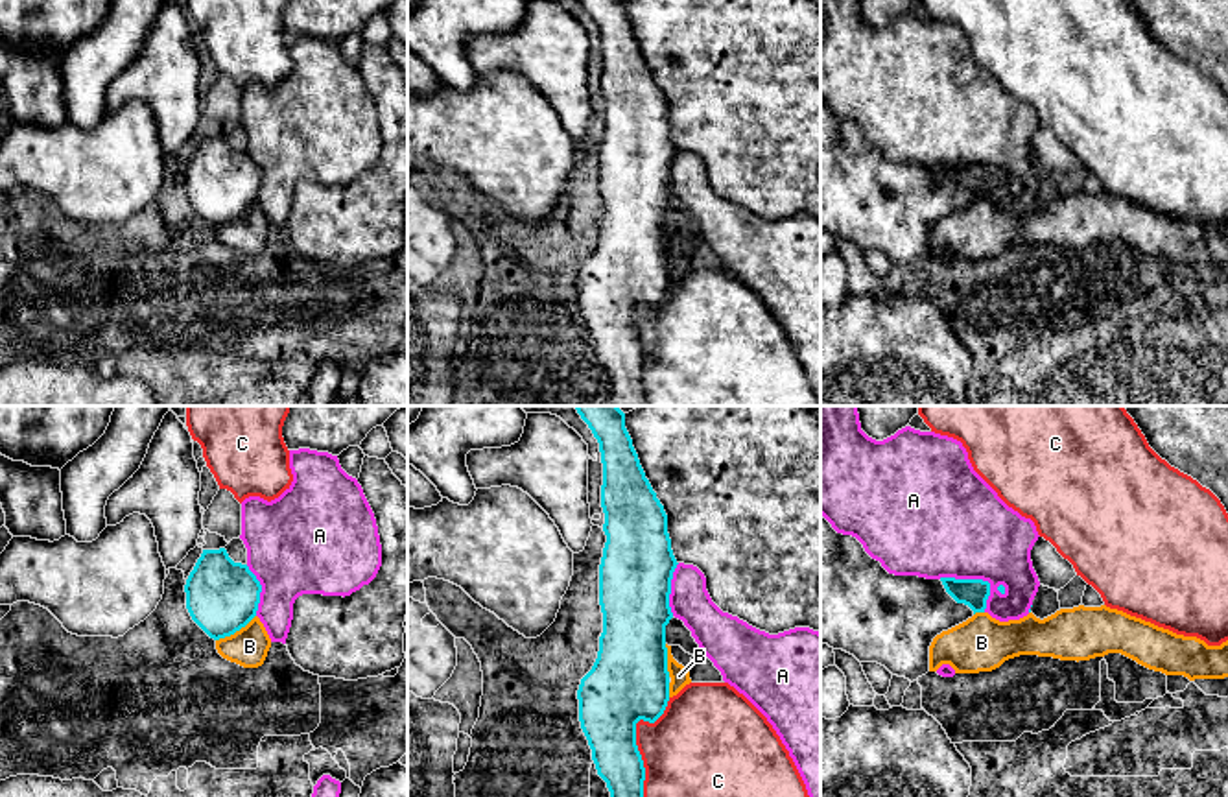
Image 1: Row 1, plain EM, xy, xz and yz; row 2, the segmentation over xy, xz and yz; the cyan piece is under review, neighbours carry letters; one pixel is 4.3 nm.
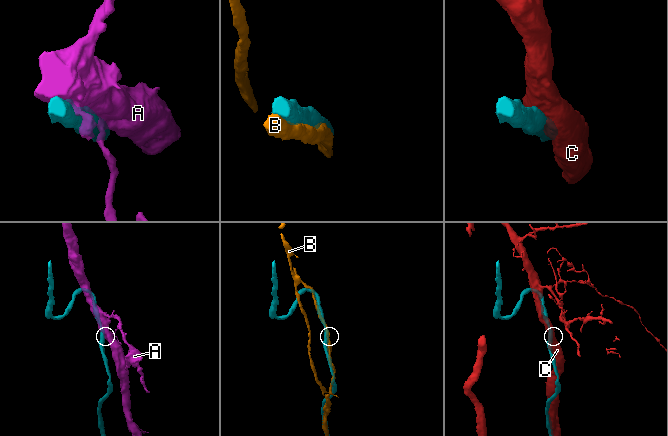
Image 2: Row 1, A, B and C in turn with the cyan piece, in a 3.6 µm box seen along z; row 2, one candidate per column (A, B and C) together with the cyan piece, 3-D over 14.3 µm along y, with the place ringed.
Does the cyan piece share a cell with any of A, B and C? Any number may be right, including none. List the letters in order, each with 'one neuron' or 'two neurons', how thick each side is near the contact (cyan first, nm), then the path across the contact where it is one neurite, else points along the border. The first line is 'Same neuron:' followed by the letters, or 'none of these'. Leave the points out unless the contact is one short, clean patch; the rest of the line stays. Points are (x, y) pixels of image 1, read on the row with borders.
Same neuron: B
A: two neurons; 130 nm thick on the cyan side, 440 nm on the other
B: one neuron; 320 nm thick on the cyan side, 170 nm on the other
C: two neurons; 340 nm thick on the cyan side, 400 nm on the other

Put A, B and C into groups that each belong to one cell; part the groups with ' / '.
A / B / C

